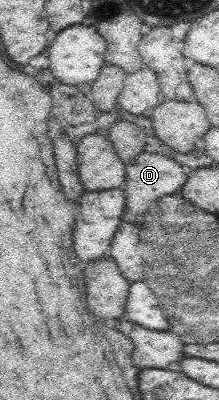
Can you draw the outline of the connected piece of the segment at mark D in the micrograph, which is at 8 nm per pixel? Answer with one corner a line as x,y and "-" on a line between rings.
141,153
128,165
125,165
127,184
123,189
126,194
126,207
123,218
137,226
144,222
143,216
147,214
151,203
159,202
161,196
181,194
185,181
189,177
188,171
176,160
161,156
160,154

